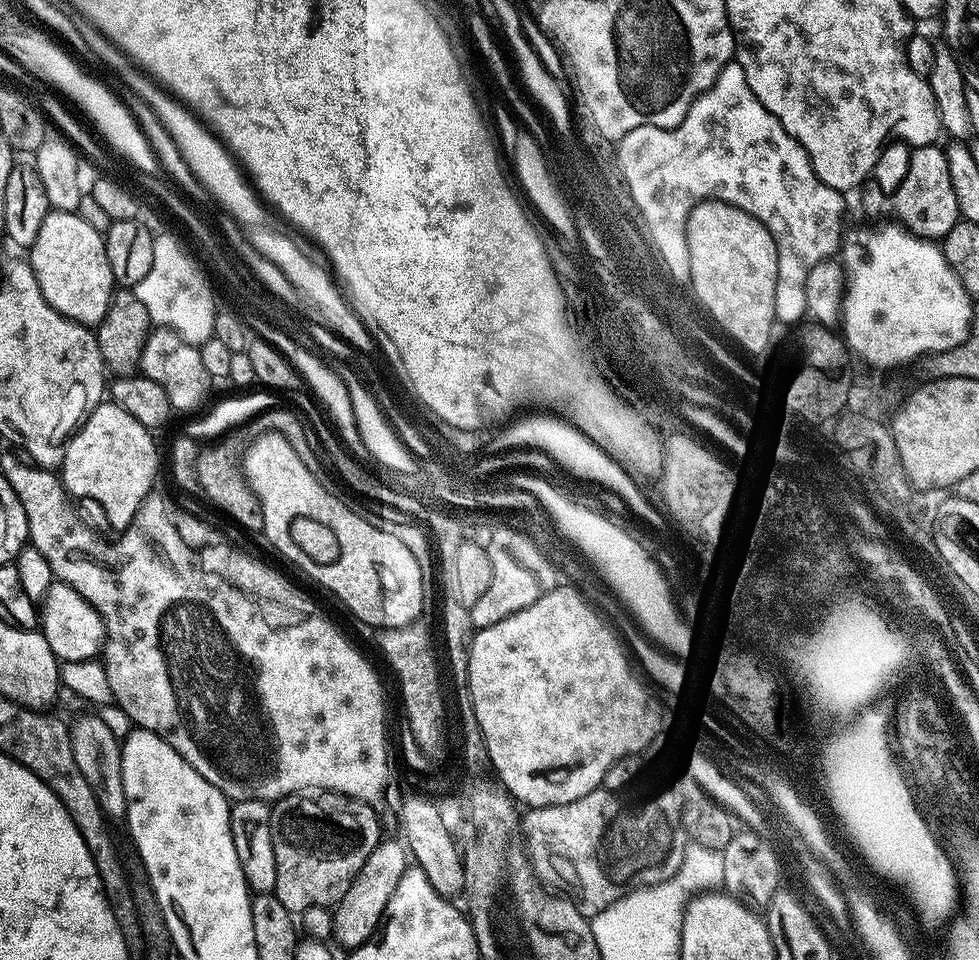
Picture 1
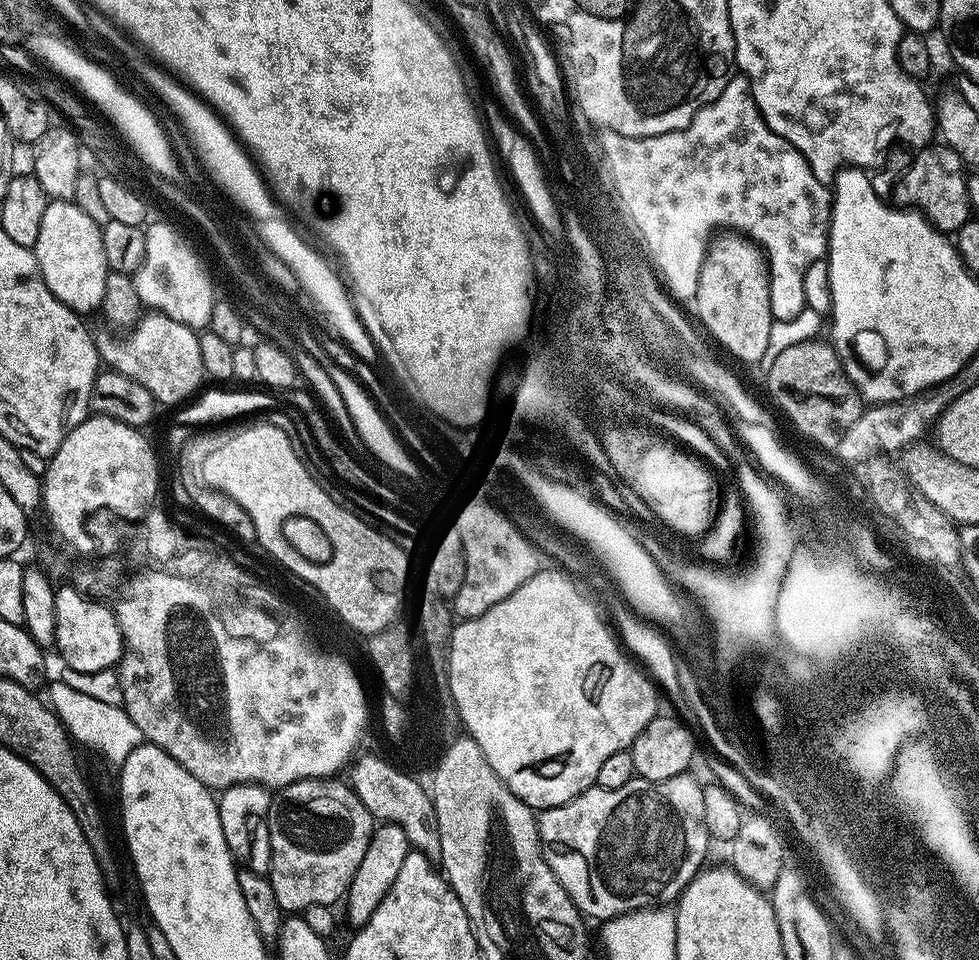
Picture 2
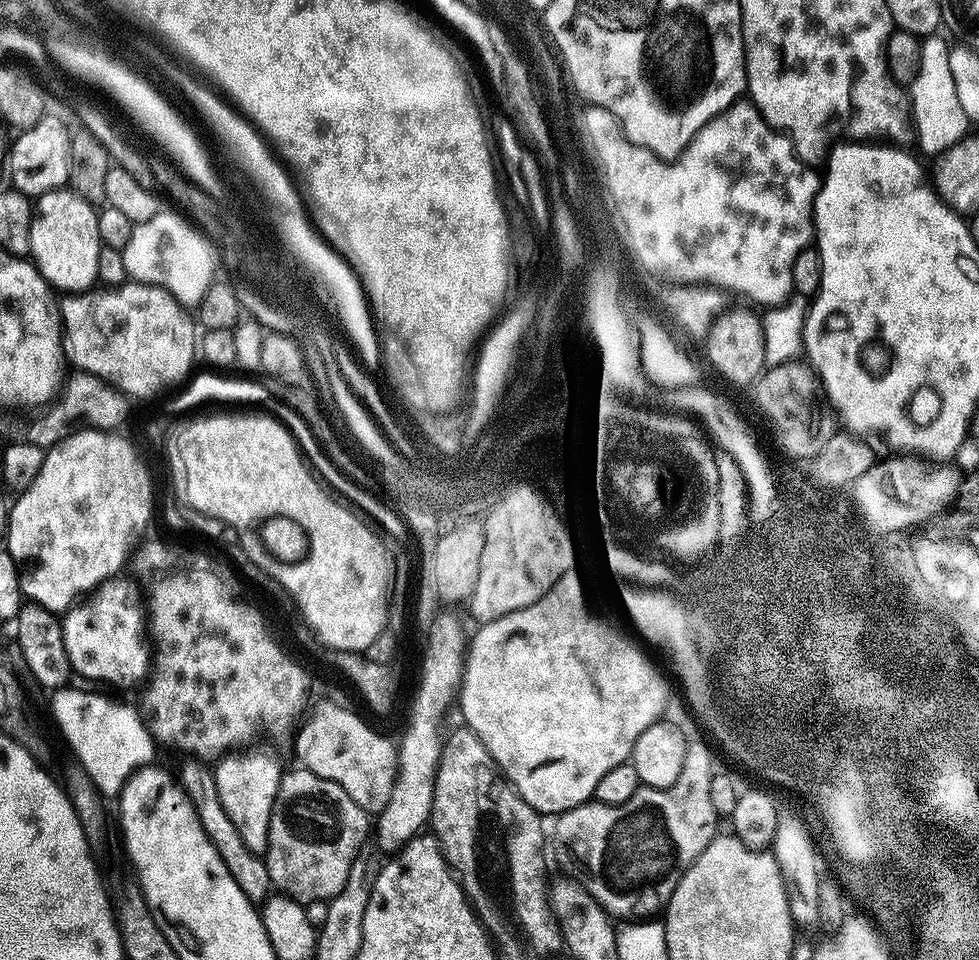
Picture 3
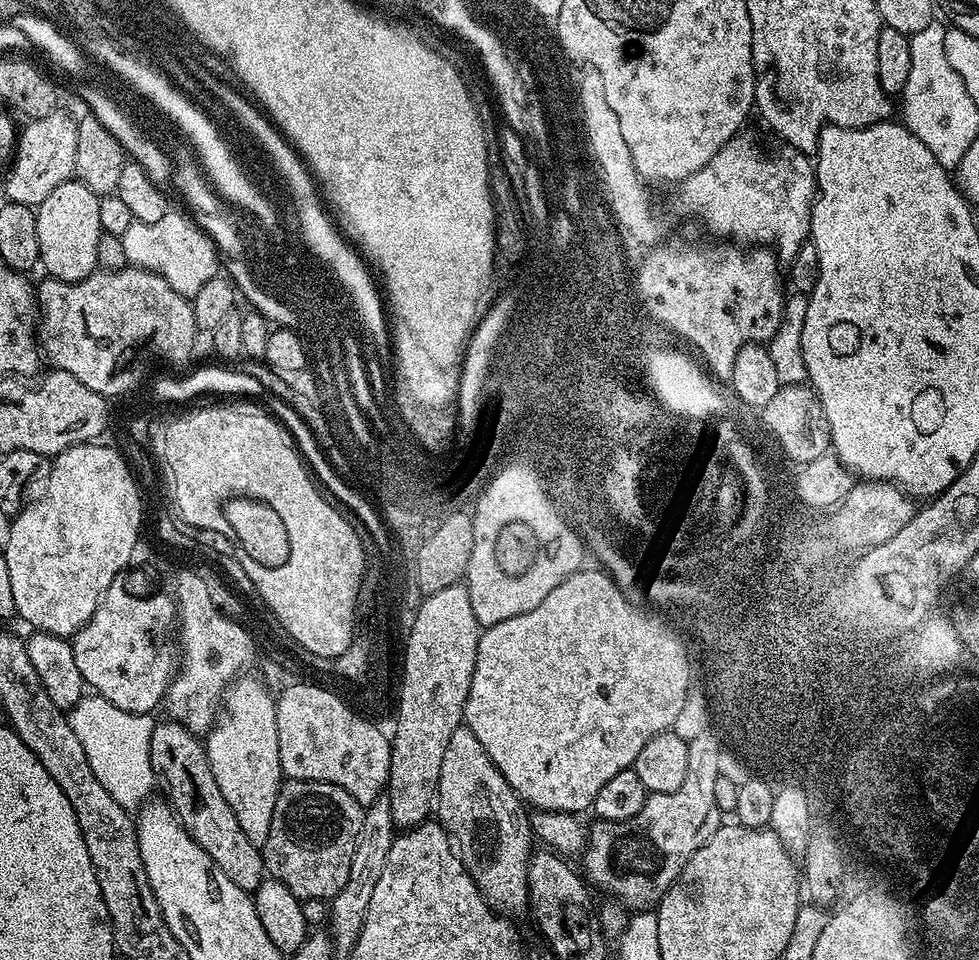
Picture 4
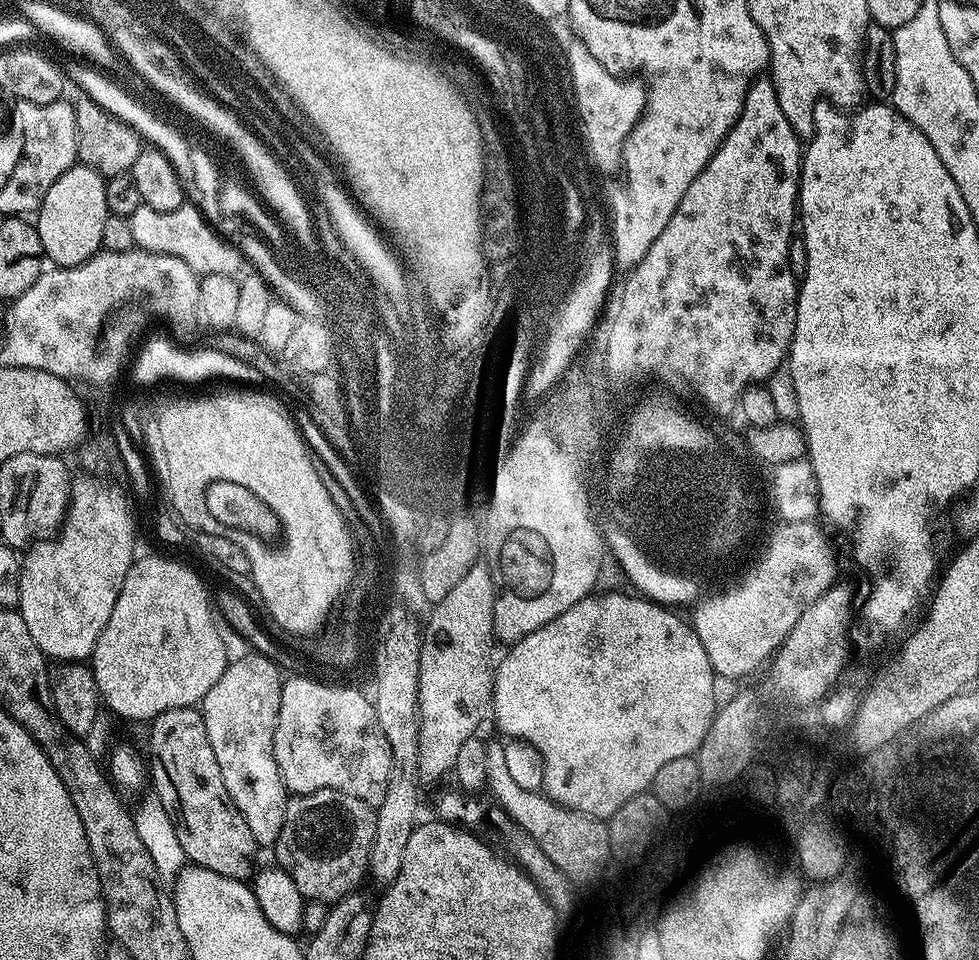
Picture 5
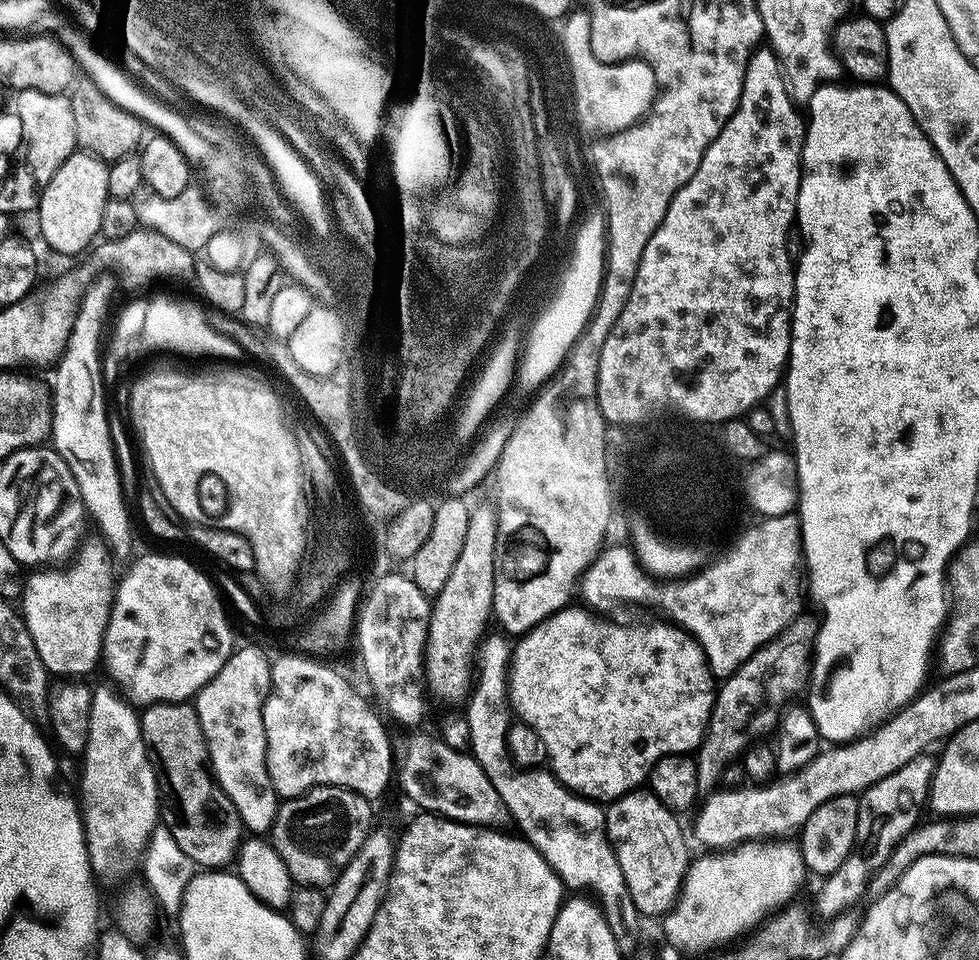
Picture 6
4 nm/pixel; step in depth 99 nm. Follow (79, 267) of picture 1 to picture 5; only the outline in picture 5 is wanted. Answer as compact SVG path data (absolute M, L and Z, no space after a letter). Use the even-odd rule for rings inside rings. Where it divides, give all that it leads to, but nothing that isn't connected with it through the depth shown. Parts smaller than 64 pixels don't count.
M77 163L50 190L39 212L35 213L34 223L38 238L44 247L44 256L52 259L53 265L73 268L85 264L92 256L101 251L102 226L110 215L106 206L105 177L97 174L93 168Z

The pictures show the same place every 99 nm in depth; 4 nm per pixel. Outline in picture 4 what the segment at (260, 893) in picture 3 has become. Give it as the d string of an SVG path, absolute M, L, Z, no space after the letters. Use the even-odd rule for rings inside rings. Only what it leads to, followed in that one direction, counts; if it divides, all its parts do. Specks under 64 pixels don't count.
M161 719L152 729L150 738L150 762L156 775L156 784L165 792L170 805L180 824L214 858L214 866L234 882L243 892L255 894L258 886L265 880L264 853L238 826L234 810L222 798L218 782L214 782L212 767L208 761L208 749L205 741L197 733L186 730L177 720Z

